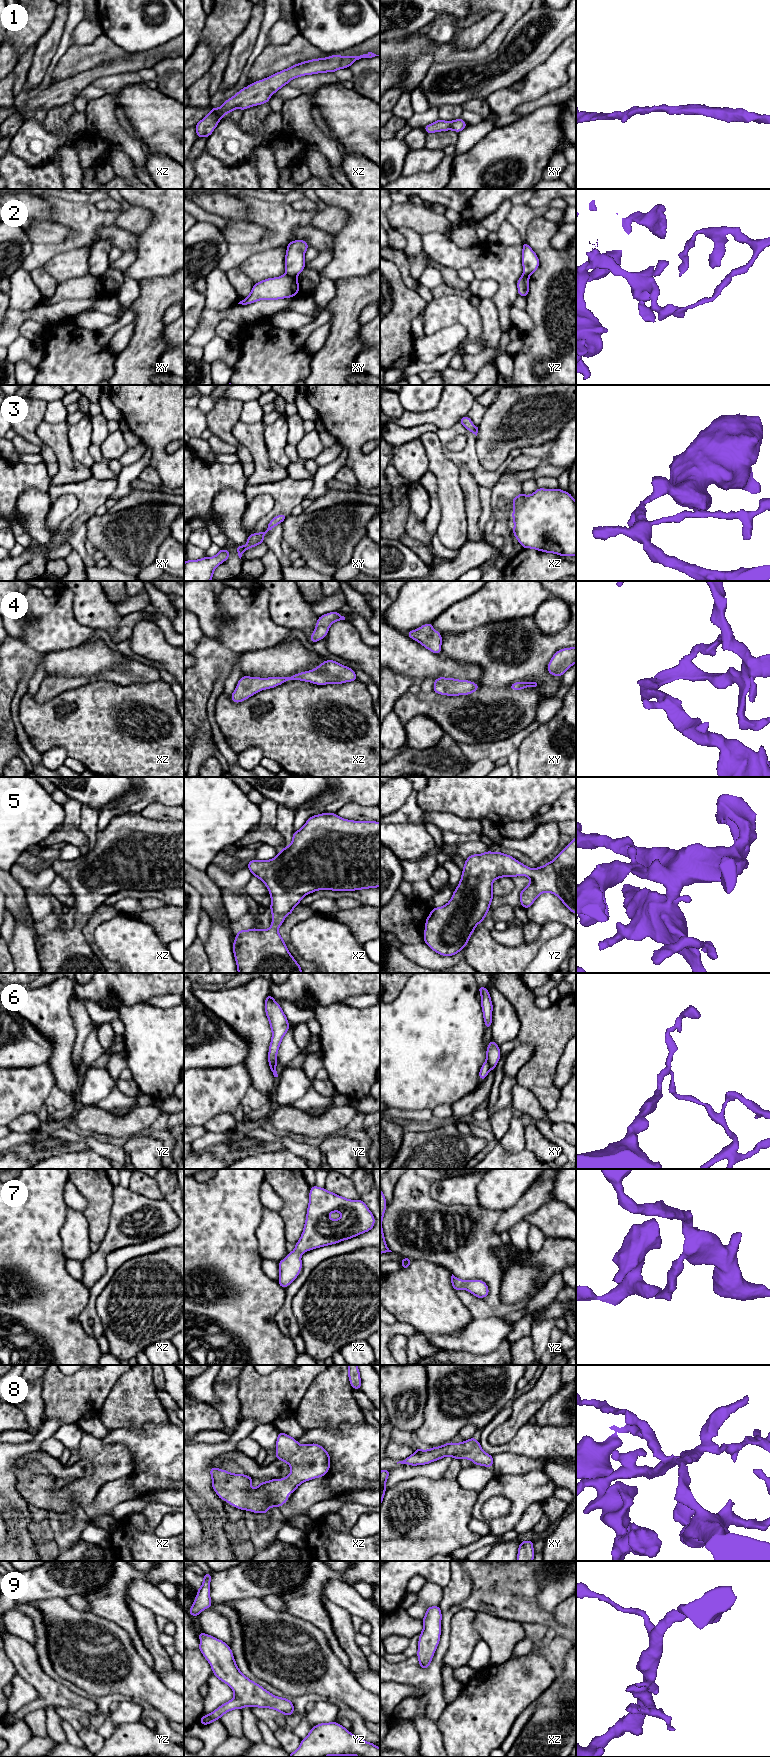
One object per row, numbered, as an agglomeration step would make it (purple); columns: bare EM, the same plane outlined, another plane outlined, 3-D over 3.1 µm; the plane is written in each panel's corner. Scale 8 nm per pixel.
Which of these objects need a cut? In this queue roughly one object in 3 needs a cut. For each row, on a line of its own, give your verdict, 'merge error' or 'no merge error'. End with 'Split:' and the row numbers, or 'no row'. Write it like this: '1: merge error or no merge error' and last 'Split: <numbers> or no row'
1: no merge error
2: merge error
3: no merge error
4: no merge error
5: no merge error
6: merge error
7: no merge error
8: no merge error
9: no merge error
Split: 2, 6

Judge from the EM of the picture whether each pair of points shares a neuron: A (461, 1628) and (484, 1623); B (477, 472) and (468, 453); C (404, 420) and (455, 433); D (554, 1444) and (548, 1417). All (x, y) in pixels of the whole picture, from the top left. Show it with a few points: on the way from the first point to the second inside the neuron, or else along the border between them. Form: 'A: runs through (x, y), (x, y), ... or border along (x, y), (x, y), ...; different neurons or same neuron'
A: border along (475, 1613), (474, 1628), (481, 1639); different neurons
B: runs through (474, 467), (468, 458); same neuron
C: border along (439, 428), (443, 429); different neurons
D: border along (535, 1422), (541, 1425), (565, 1426); different neurons

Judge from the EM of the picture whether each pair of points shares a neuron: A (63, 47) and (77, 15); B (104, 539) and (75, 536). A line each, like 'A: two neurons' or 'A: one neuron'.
A: one neuron
B: two neurons

